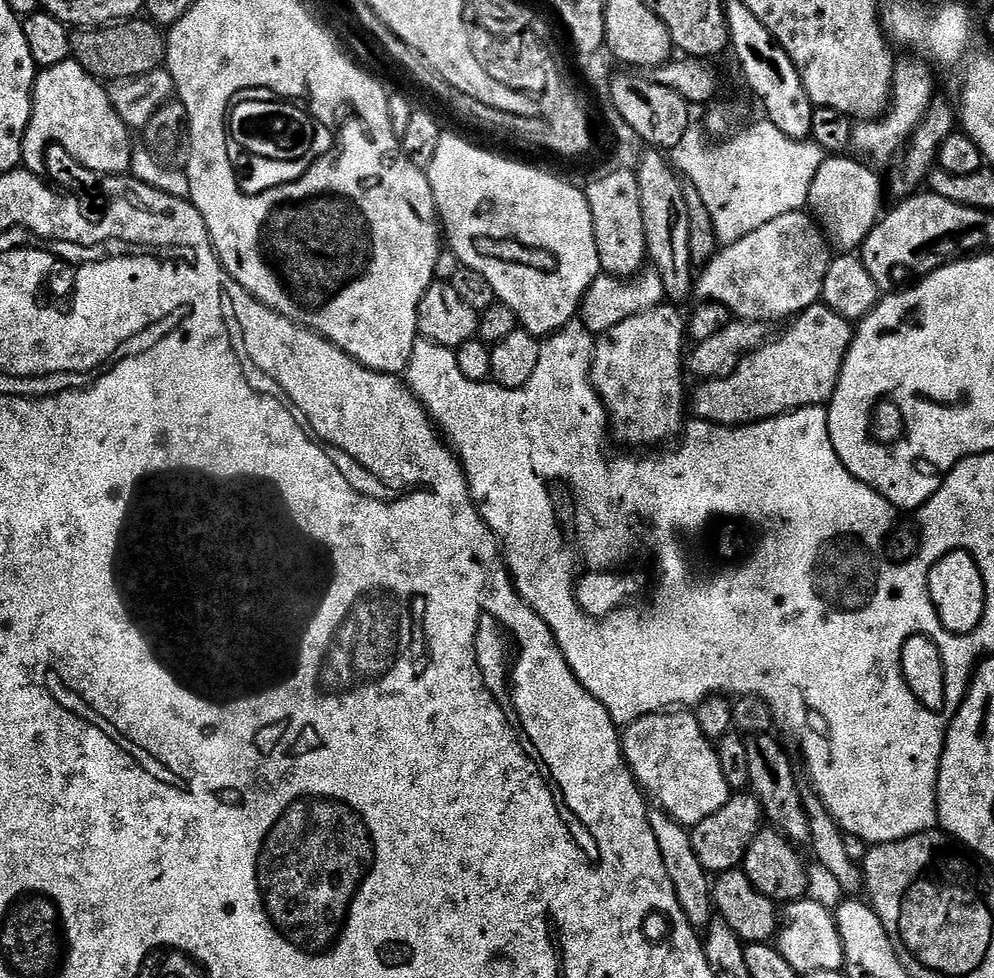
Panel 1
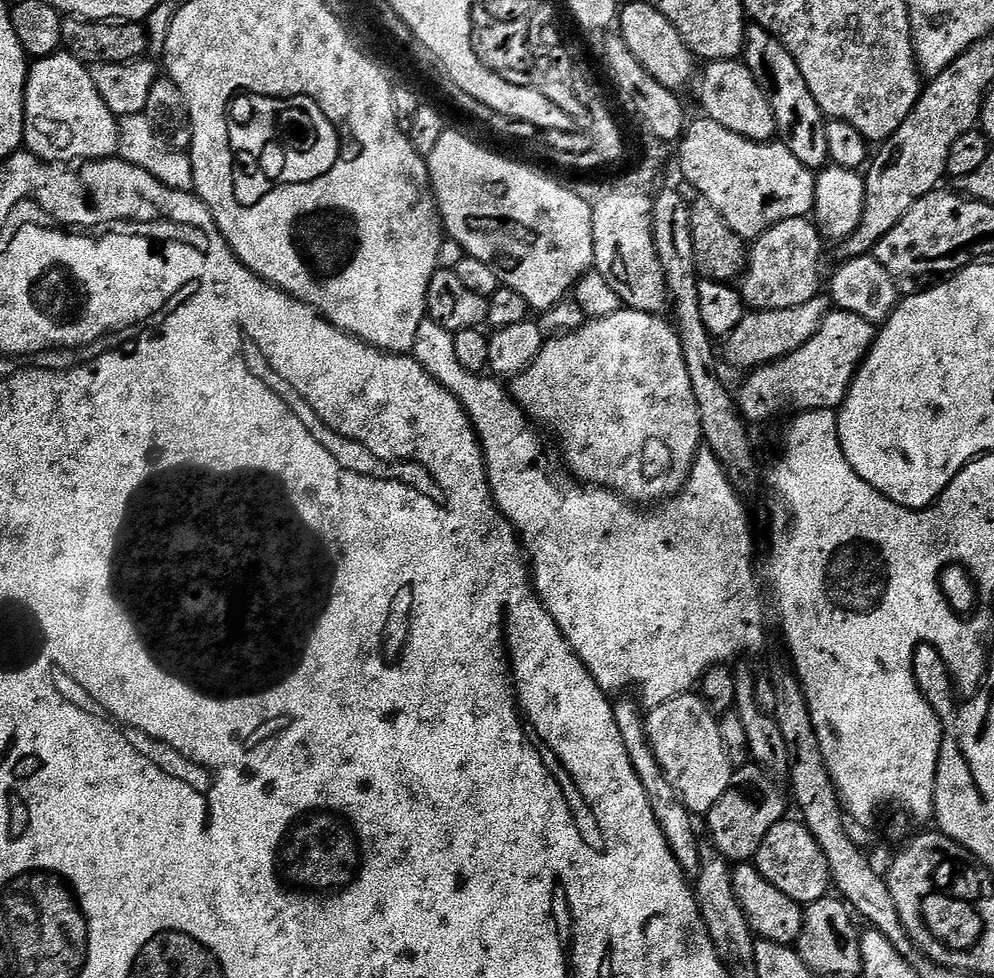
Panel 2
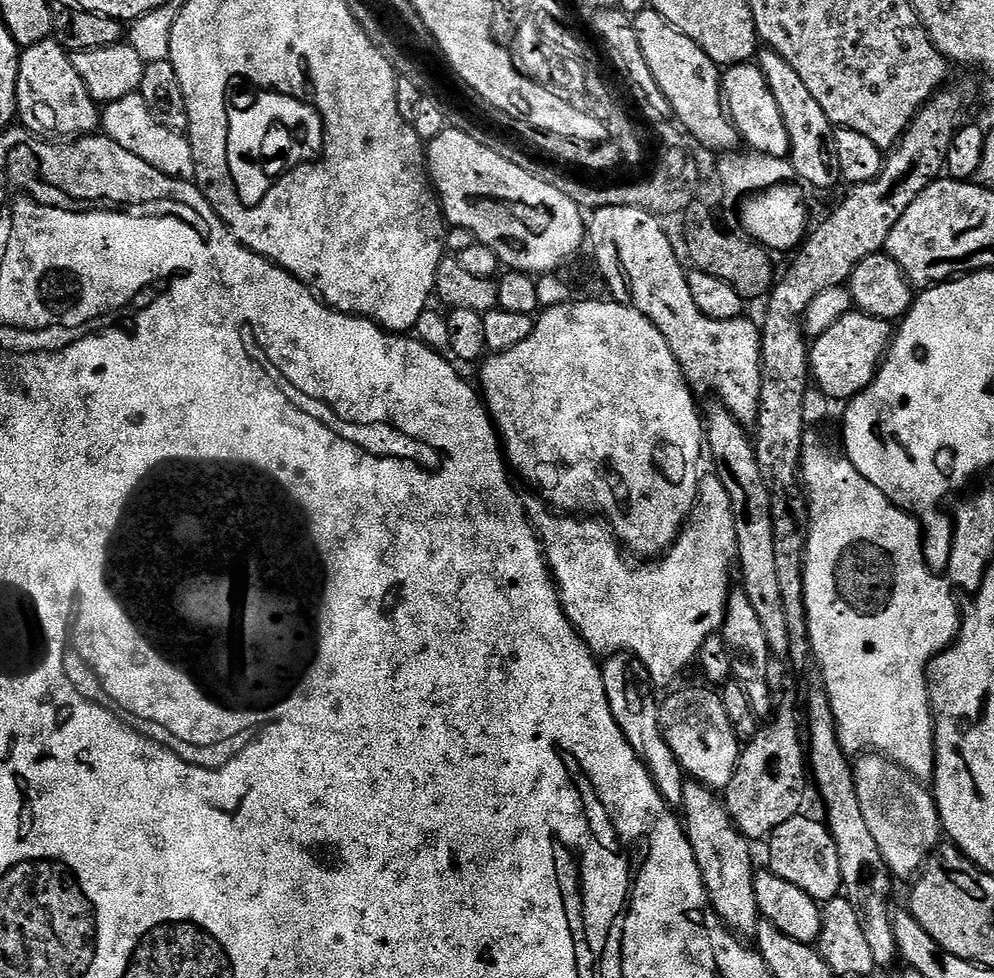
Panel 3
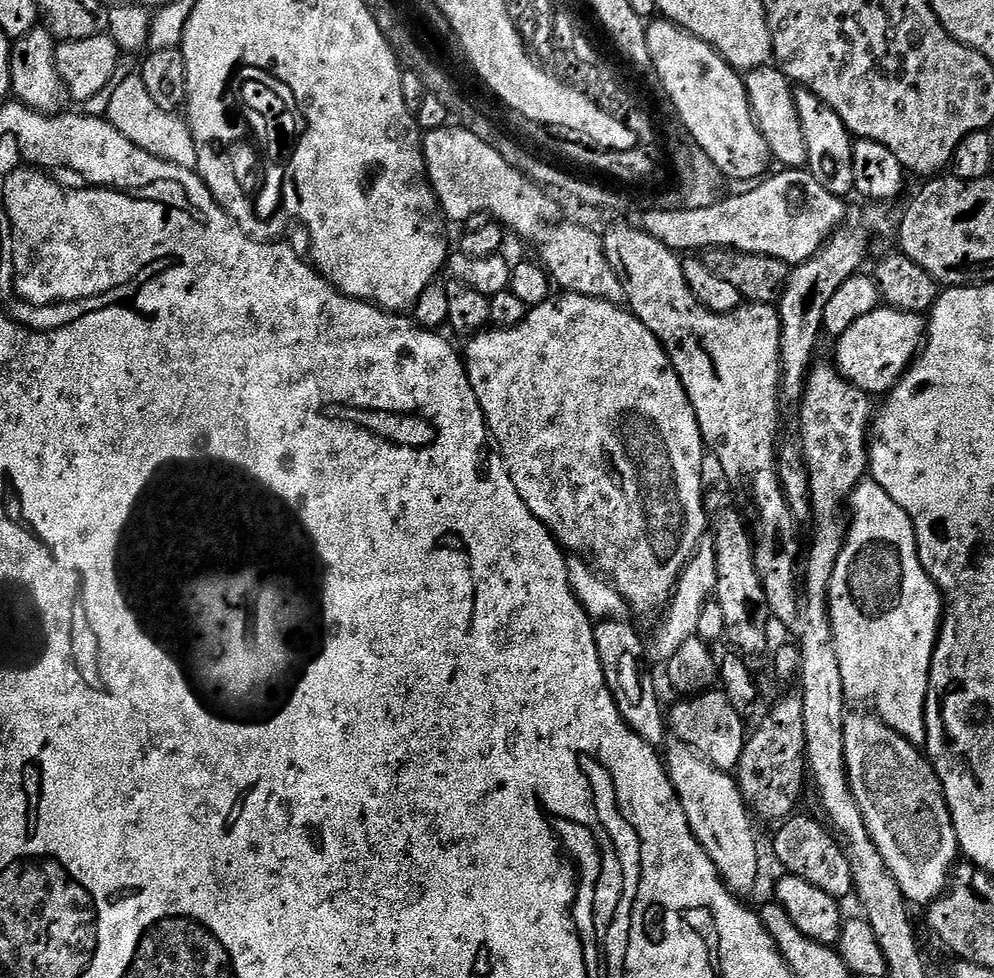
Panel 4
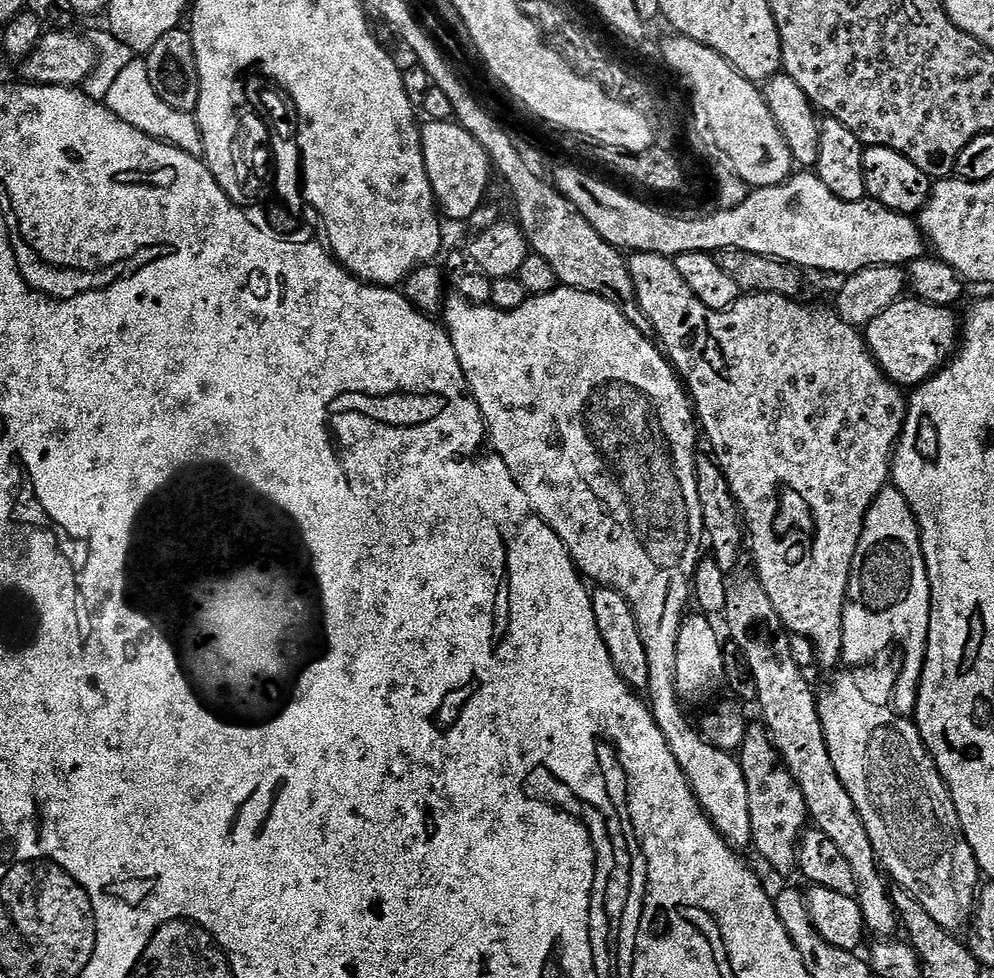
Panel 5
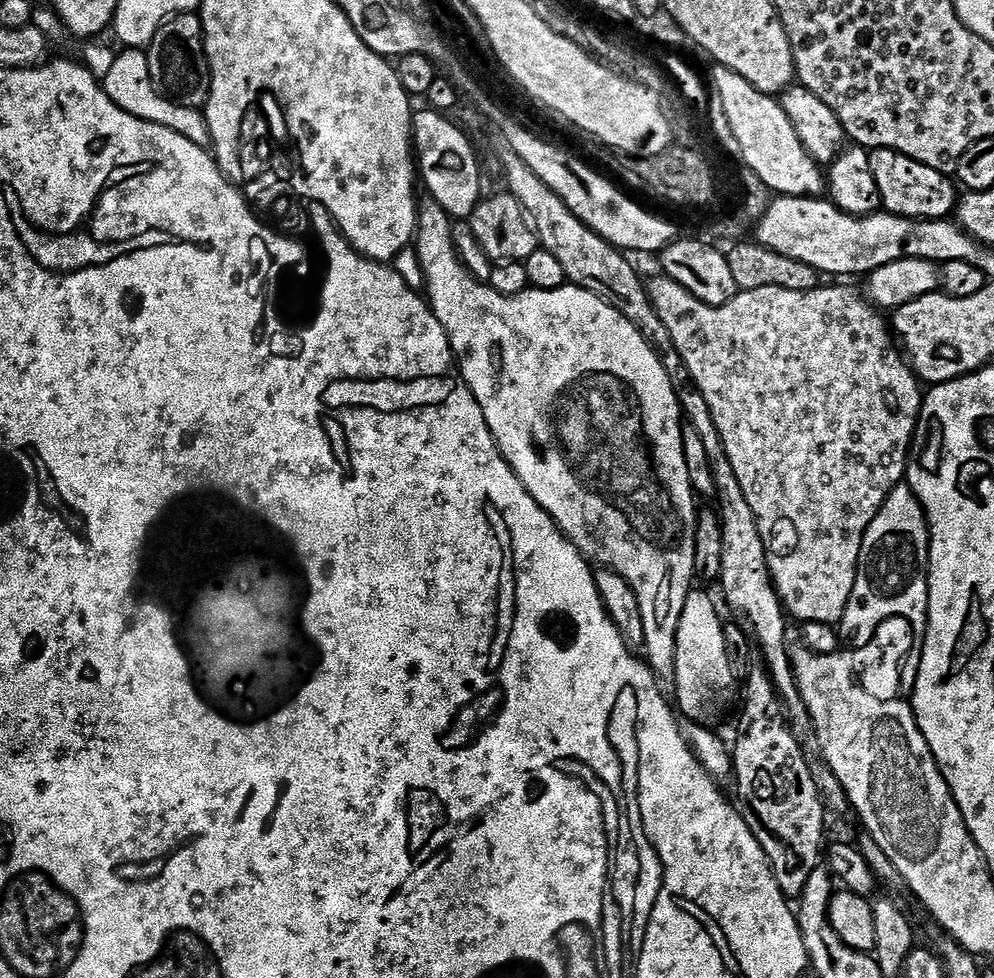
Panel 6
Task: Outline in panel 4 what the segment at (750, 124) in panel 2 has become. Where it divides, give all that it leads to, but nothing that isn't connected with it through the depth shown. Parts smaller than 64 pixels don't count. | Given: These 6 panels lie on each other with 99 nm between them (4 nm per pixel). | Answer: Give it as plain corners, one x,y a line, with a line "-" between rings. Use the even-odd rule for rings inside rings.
765,66
747,73
744,85
756,125
758,130
762,130
762,138
766,138
766,146
770,146
773,161
788,170
807,169
806,138
802,135
802,122
798,122
796,93
792,81
779,68

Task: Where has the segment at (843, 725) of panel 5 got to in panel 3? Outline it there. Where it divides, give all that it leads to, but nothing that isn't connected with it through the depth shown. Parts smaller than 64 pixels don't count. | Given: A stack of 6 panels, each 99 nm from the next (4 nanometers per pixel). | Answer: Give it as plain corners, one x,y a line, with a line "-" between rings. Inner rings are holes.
879,752
861,755
855,761
854,771
858,802
862,802
862,814
866,818
866,827
870,830
870,835
874,837
874,842
878,842
878,850
882,850
882,858
888,865
889,872
896,878
900,878
900,876
915,877
942,840
940,812
936,808
935,795
929,789
927,792
924,789
927,787
921,781
913,778
905,768
892,763

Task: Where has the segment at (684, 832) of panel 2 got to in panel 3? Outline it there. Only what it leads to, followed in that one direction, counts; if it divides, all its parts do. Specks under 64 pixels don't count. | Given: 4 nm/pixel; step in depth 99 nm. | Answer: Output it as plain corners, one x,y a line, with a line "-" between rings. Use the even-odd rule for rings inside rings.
613,654
603,661
602,671
606,698
610,702
610,714
614,714
614,722
618,722
618,730
622,730
634,754
648,768
658,794
662,794
669,808
676,810
684,802
686,773
674,758
660,729
660,704
657,701
643,700
639,690
636,689
636,672
632,669
632,664
634,665
633,657
628,654

